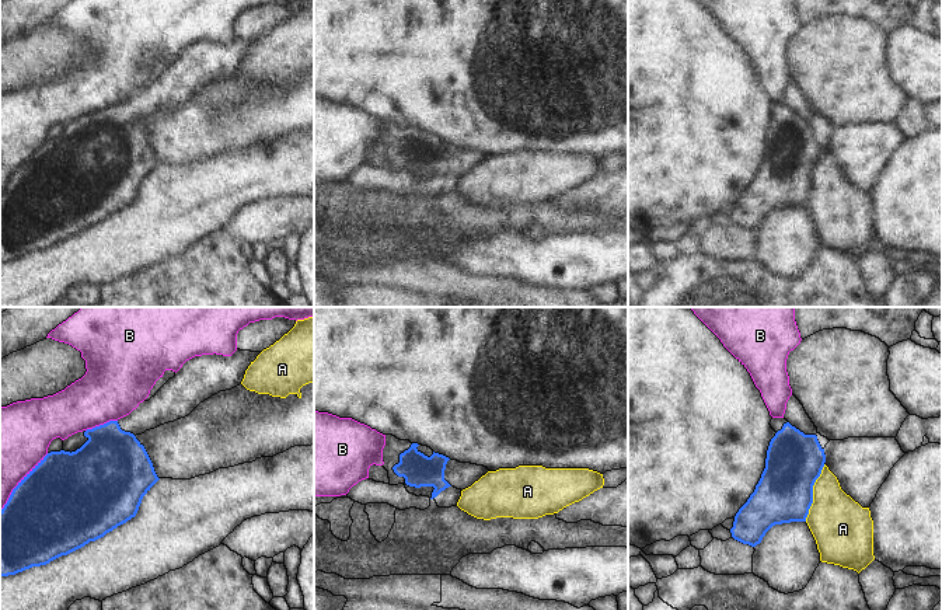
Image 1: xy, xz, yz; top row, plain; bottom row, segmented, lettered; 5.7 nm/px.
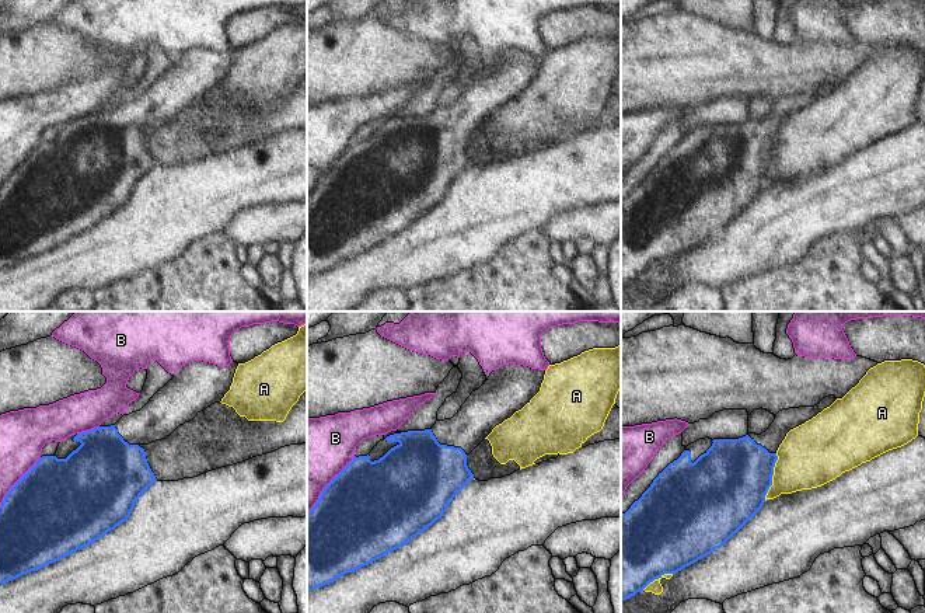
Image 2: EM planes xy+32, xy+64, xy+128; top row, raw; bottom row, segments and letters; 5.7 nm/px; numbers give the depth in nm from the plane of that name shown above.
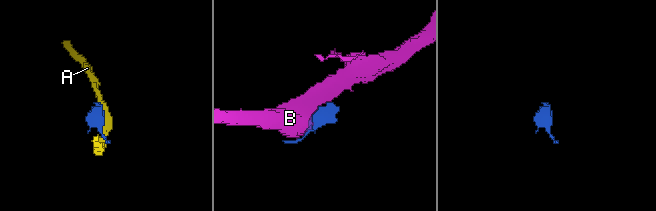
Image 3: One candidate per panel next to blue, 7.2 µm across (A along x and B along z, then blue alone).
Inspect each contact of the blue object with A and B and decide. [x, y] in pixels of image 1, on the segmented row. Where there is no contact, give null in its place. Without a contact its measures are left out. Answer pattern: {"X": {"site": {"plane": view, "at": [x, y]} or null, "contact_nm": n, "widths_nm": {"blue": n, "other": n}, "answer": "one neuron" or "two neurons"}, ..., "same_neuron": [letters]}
{"A": {"site": {"plane": "yz", "at": [812, 492]}, "contact_nm": 340, "widths_nm": {"blue": 320, "other": 320}, "answer": "two neurons"}, "B": {"site": {"plane": "xy", "at": [20, 483]}, "contact_nm": 440, "widths_nm": {"blue": 500, "other": 440}, "answer": "two neurons"}, "same_neuron": []}

